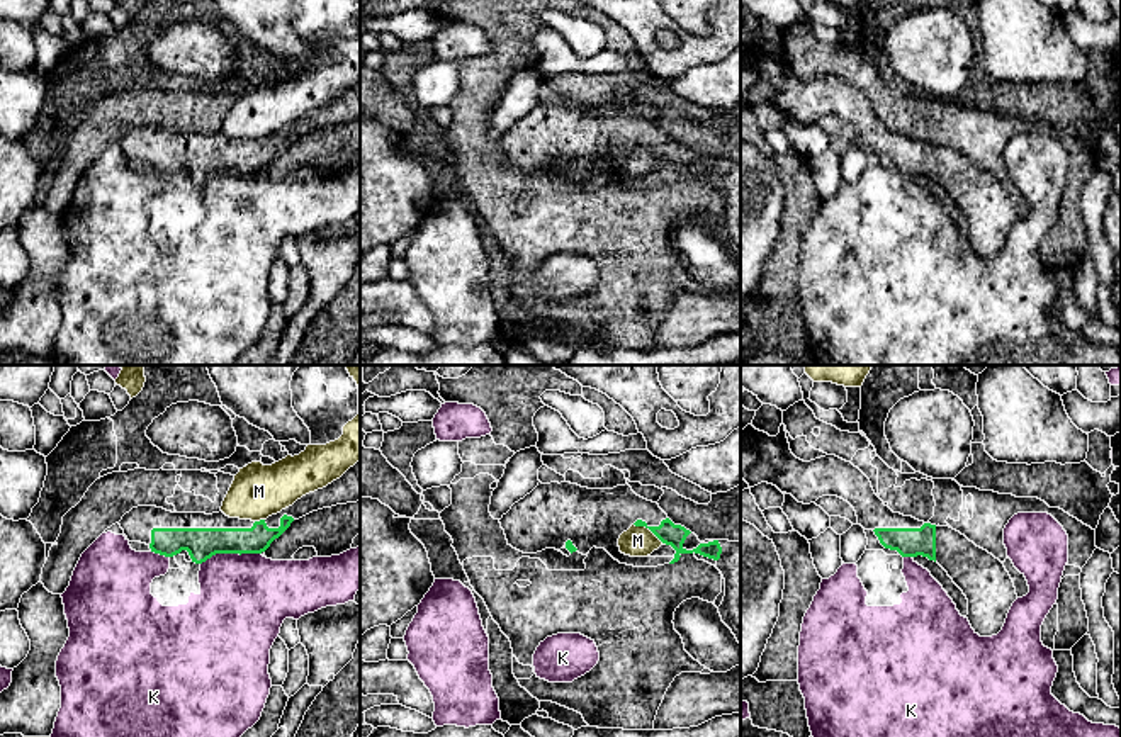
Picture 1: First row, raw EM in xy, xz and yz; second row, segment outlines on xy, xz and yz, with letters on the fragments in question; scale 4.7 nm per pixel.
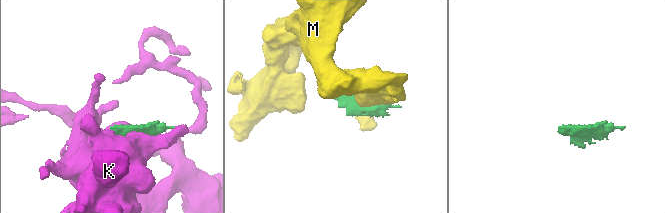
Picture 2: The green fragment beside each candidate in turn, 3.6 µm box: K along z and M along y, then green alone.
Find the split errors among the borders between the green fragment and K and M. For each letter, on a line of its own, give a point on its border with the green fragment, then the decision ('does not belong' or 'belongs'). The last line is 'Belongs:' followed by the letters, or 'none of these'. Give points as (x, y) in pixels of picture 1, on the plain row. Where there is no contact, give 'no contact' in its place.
K: contact xy (230, 172); does not belong
M: contact xz (649, 148); does not belong
Belongs: none of these

